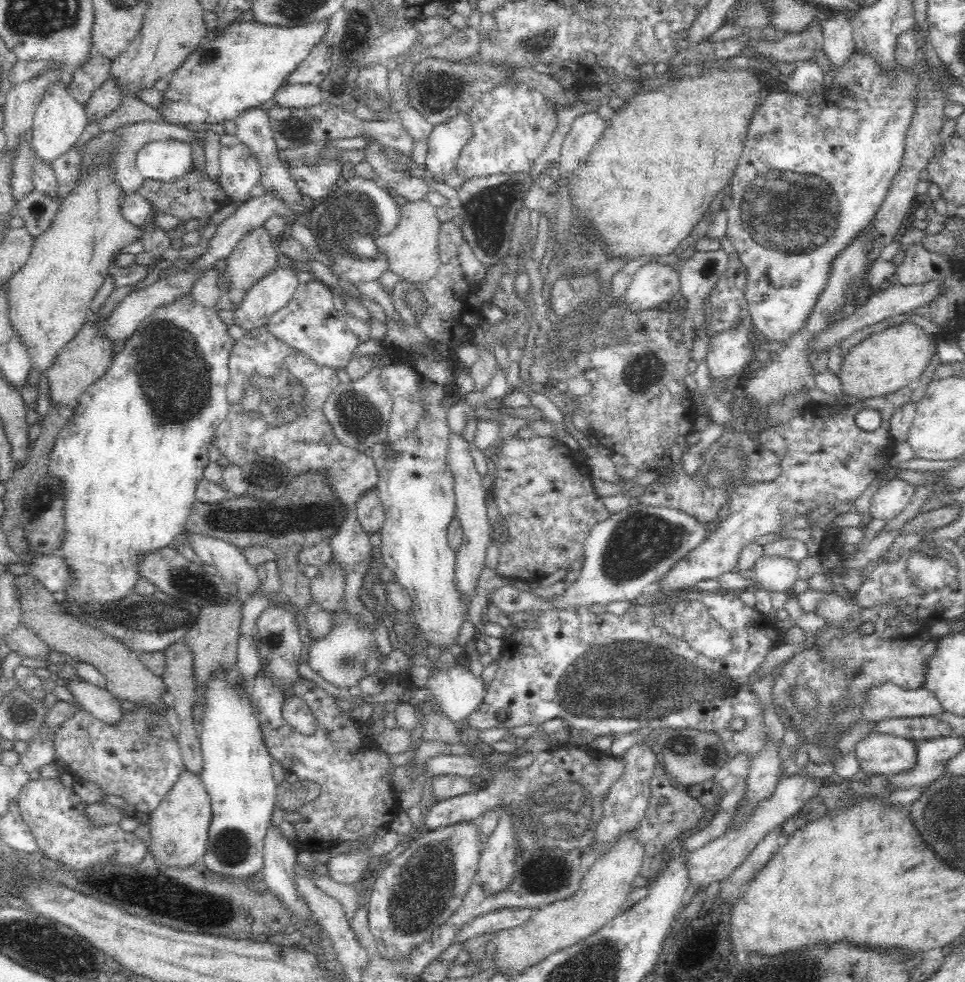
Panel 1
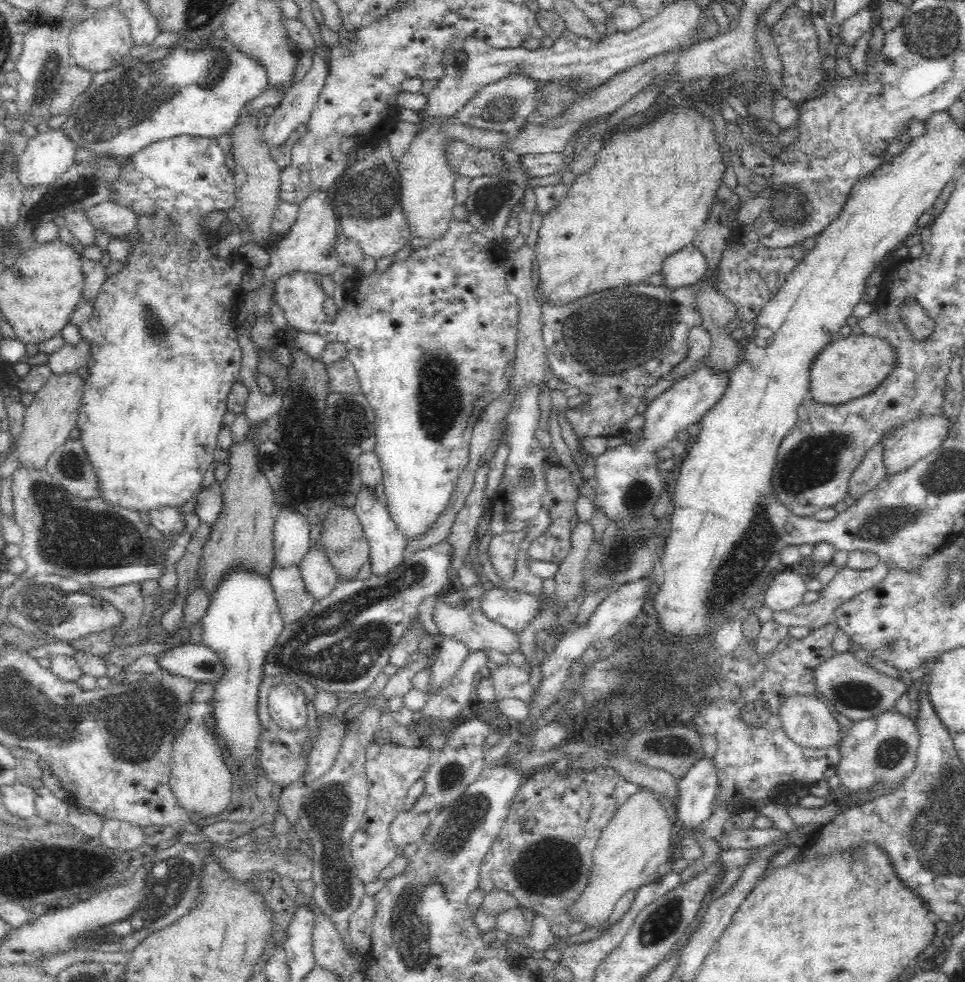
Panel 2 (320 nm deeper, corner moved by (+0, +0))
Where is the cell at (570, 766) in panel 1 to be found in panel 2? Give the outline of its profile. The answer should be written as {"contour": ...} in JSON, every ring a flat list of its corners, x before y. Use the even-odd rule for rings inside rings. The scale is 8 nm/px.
{"contour":[[402,811,392,822,389,834,395,846,419,844,429,828,427,813]]}

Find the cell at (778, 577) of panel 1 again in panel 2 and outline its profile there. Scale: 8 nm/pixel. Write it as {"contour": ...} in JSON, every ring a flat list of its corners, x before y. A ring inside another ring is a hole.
{"contour":[[790,569,776,572,767,584,765,605,773,612,790,612,804,604,805,580]]}

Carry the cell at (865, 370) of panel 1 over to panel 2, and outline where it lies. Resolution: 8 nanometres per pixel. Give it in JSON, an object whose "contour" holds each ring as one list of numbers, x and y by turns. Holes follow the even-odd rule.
{"contour":[[864,333,838,336,819,352,810,364,810,398,822,404,838,405,870,394,894,368,895,351,888,341]]}

